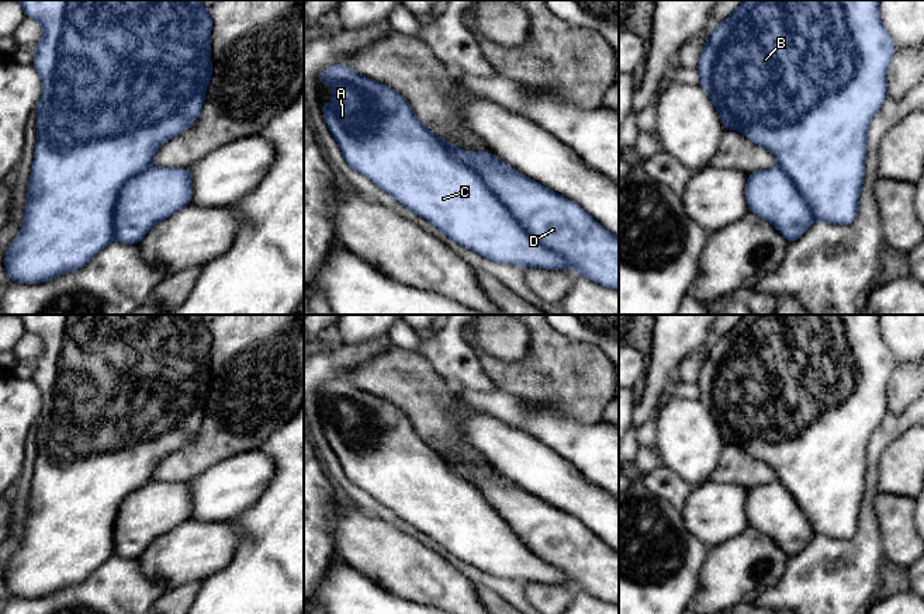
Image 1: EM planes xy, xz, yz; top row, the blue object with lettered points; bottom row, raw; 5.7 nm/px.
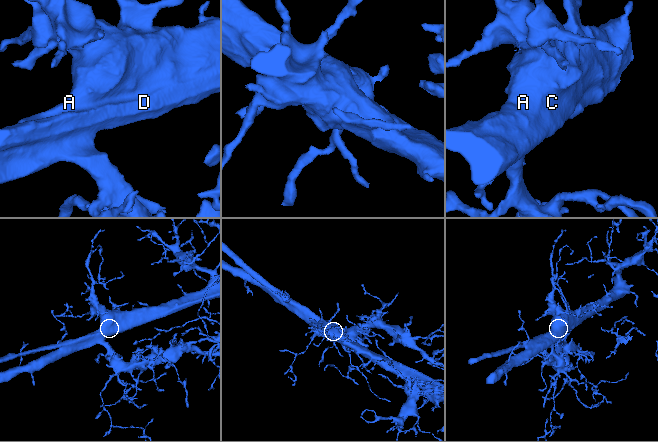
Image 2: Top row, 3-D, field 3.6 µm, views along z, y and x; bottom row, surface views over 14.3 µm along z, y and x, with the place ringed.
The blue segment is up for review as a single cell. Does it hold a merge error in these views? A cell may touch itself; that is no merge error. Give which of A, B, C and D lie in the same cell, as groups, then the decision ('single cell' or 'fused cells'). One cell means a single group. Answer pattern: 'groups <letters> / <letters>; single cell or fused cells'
groups A B C / D; fused cells

